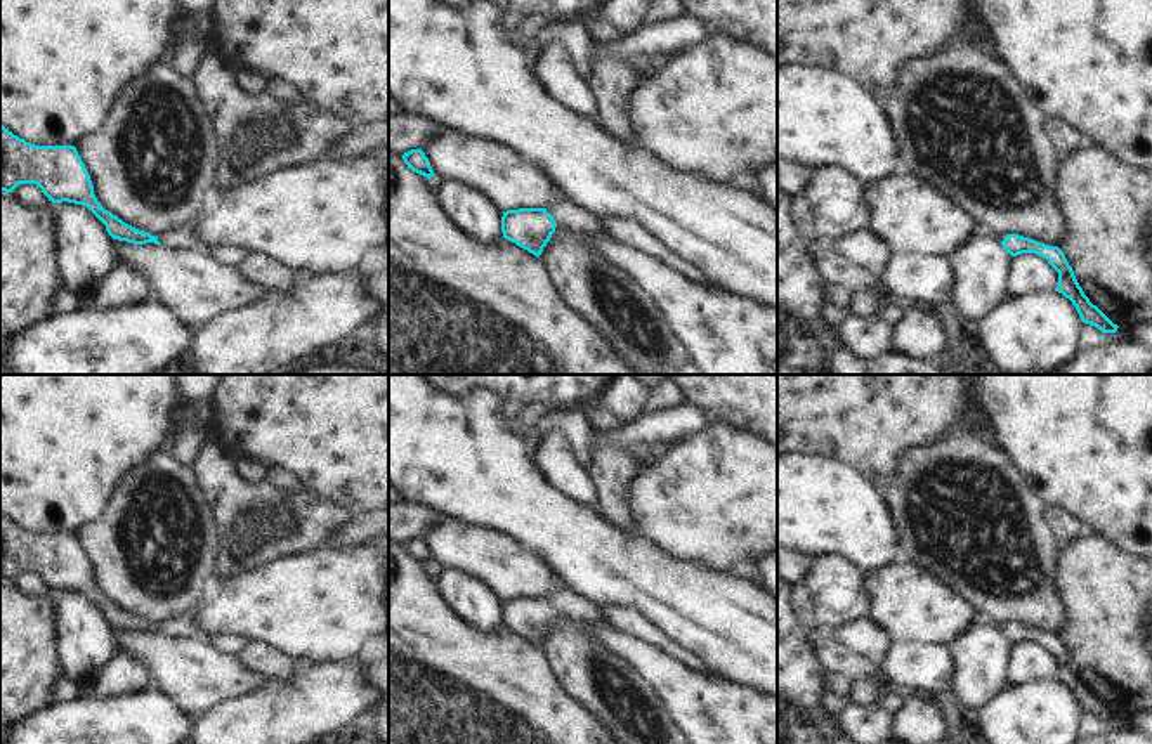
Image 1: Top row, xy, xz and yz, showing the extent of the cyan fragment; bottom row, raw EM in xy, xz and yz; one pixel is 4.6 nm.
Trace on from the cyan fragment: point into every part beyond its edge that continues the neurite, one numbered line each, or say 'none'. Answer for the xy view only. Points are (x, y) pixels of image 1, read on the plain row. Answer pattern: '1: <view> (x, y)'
1: xy (186, 626)

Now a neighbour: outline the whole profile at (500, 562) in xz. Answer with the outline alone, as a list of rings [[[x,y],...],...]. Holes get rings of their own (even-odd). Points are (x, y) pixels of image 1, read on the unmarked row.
[[[441,515],[422,539],[435,567],[474,576],[501,600],[547,597],[562,586],[540,555],[507,534]]]

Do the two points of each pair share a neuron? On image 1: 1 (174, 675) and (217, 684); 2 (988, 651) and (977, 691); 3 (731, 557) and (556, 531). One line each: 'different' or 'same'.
1: same
2: same
3: different

